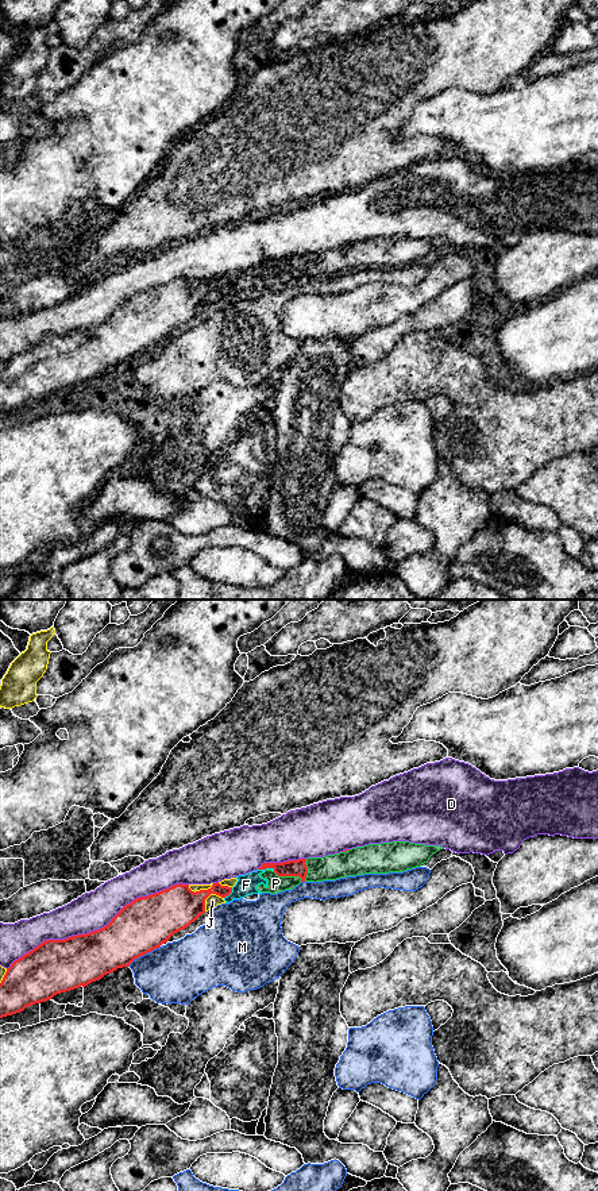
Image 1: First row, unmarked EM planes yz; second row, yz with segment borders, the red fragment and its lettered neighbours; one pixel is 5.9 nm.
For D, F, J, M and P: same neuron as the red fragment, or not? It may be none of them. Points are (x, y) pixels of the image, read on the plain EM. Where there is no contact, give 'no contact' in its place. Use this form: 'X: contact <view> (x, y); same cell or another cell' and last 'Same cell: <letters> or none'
D: contact yz (96, 326); another cell
F: contact yz (266, 262); another cell
J: contact yz (208, 290); another cell
M: contact yz (143, 349); another cell
P: contact yz (288, 270); another cell
Same cell: none

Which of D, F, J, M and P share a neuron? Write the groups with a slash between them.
D / F J P / M

